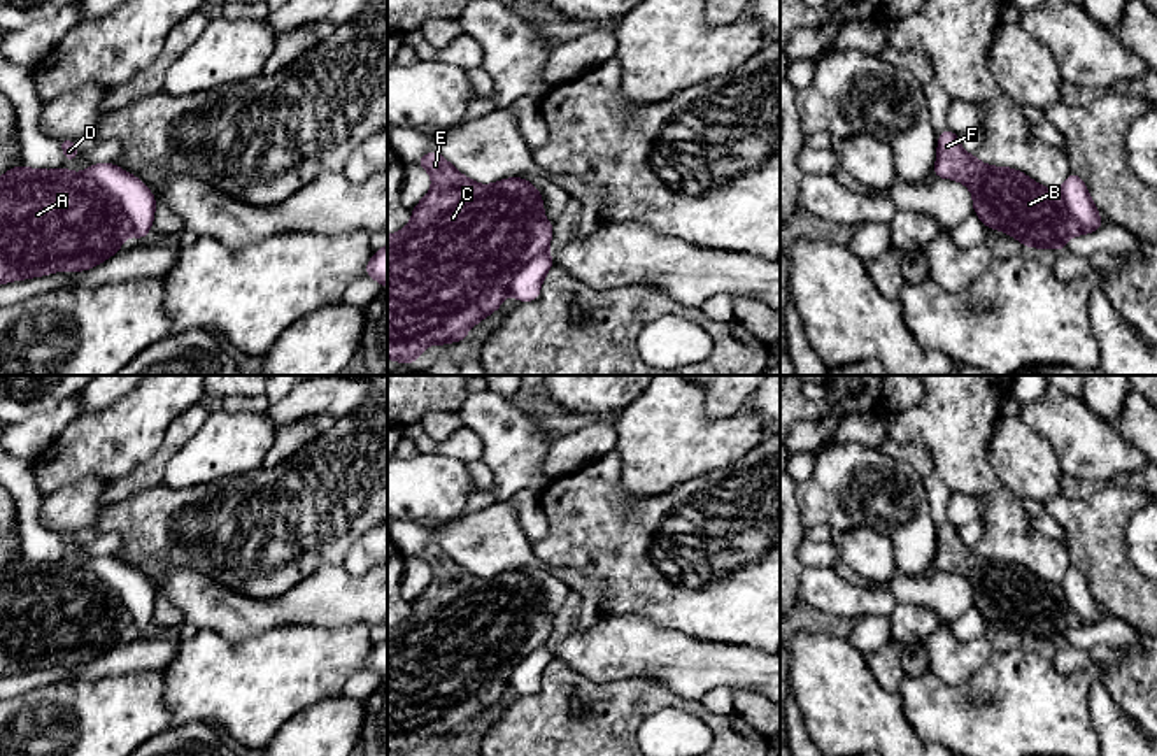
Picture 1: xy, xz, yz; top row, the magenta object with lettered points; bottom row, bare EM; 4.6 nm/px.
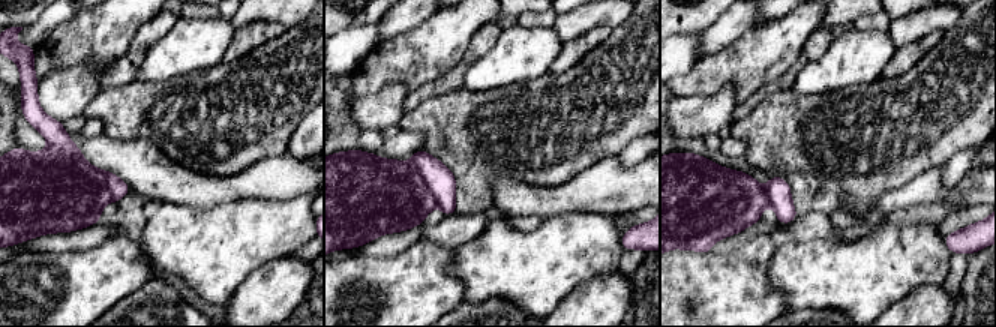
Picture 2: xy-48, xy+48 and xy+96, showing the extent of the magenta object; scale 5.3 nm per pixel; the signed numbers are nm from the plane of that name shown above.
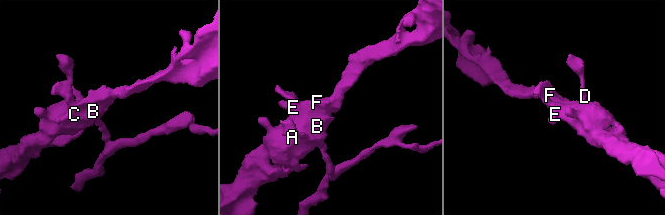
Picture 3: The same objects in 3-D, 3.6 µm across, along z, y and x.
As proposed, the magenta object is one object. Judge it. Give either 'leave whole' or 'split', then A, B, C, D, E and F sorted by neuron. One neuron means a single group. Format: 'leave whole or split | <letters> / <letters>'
split | A B C E F / D

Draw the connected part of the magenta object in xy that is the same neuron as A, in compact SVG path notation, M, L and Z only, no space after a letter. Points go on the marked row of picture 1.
M19 165L0 177L0 284L93 268L130 233L119 202L86 174Z

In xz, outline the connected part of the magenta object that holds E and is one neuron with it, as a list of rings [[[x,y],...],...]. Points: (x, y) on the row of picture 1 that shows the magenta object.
[[[428,151],[417,167],[428,170],[433,186],[412,209],[412,221],[387,235],[387,358],[396,363],[421,360],[428,344],[466,340],[466,332],[498,310],[510,291],[514,275],[533,258],[549,253],[554,225],[543,218],[538,188],[522,177],[482,186],[459,174],[440,153]]]

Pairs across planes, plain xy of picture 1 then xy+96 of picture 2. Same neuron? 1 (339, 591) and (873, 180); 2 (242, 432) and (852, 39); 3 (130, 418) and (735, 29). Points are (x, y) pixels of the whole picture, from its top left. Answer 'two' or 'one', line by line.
1: two
2: one
3: two

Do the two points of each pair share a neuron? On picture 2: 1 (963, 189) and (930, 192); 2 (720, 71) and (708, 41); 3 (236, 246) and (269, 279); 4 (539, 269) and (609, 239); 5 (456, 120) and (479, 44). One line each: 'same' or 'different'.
1: same
2: different
3: different
4: same
5: different

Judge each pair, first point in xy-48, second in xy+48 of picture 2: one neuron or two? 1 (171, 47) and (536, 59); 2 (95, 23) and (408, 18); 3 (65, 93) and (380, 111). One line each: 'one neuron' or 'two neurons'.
1: one neuron
2: two neurons
3: one neuron

